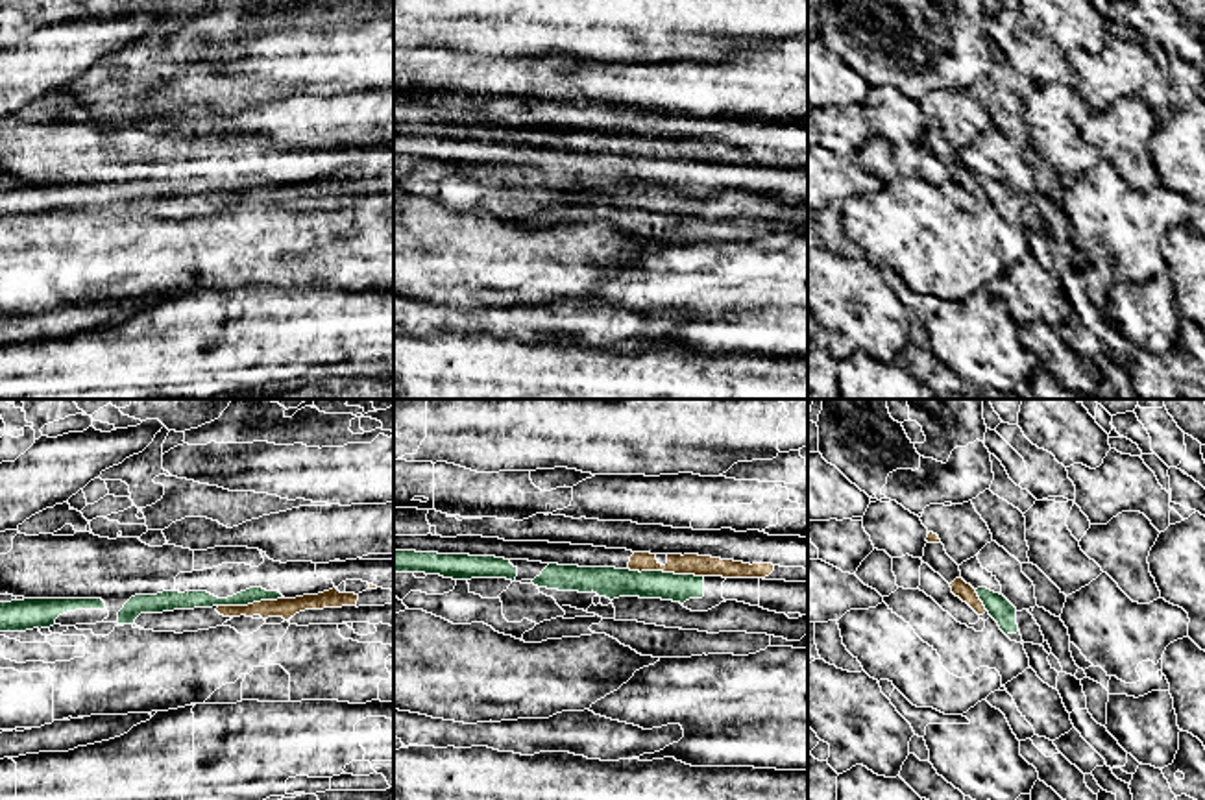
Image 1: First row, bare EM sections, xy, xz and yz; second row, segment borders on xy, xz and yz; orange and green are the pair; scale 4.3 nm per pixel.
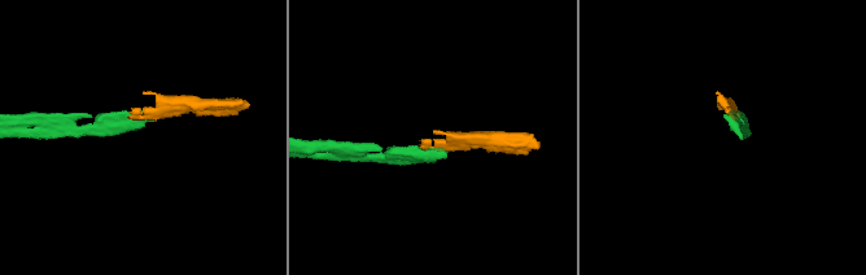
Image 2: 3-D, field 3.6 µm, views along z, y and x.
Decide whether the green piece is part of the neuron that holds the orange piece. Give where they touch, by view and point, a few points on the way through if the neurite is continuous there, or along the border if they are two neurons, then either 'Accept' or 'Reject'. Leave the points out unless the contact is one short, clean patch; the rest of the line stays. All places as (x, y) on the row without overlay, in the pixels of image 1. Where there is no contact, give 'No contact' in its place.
Touches orange at xz (666, 157). Boundary: xz (629, 154), (703, 163). Reject

